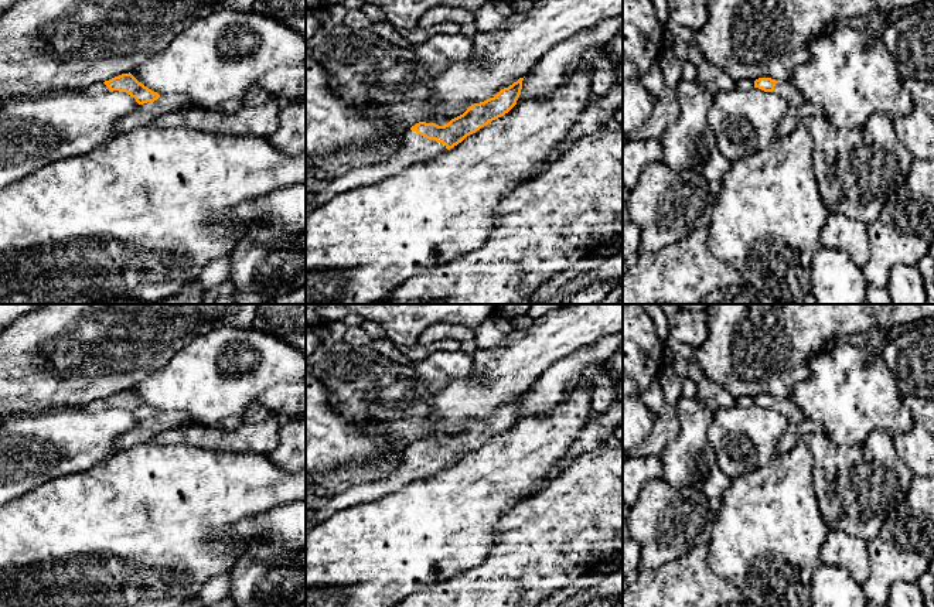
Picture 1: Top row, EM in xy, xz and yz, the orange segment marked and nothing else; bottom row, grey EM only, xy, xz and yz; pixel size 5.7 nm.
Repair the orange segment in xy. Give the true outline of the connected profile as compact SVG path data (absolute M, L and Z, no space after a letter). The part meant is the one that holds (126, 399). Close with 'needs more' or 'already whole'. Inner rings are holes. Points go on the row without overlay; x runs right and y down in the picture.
M130 389L122 391L105 399L93 400L83 409L89 413L98 413L113 407L129 410L139 422L154 419L160 415L157 409L144 403Z; needs more

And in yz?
M759 395L754 398L754 405L777 410L790 424L797 426L805 419L801 409L790 398Z; needs more

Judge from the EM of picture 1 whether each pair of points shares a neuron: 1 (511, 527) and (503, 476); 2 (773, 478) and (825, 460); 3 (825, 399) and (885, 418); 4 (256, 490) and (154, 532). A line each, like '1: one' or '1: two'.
1: two
2: two
3: one
4: one

